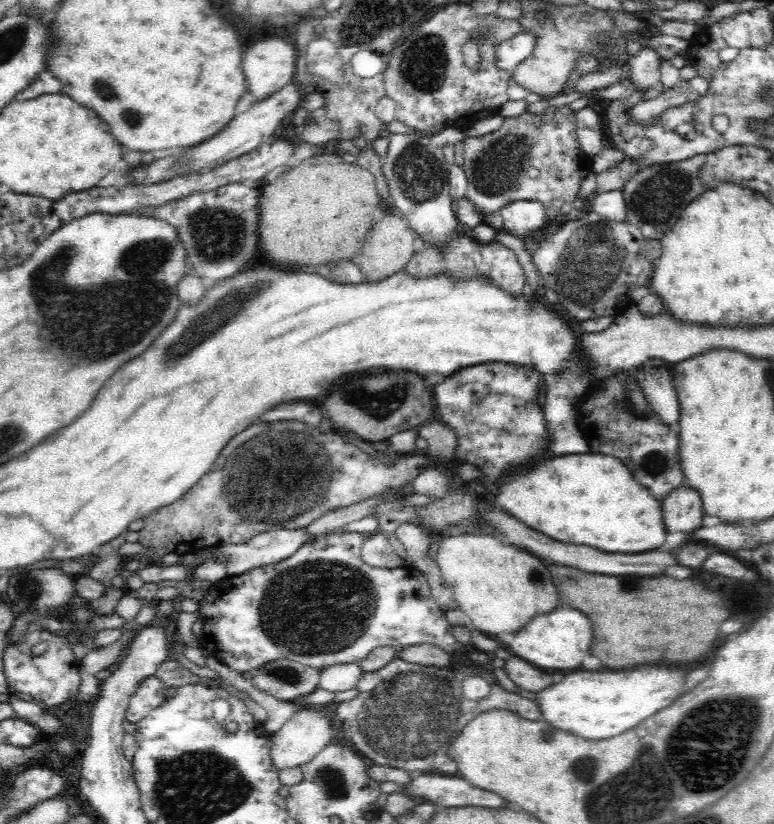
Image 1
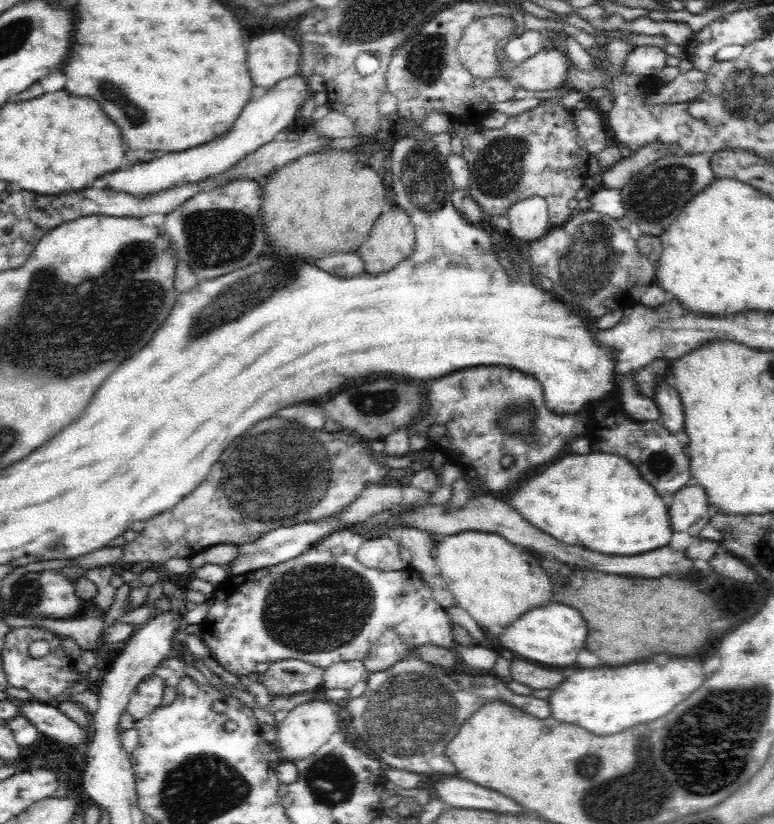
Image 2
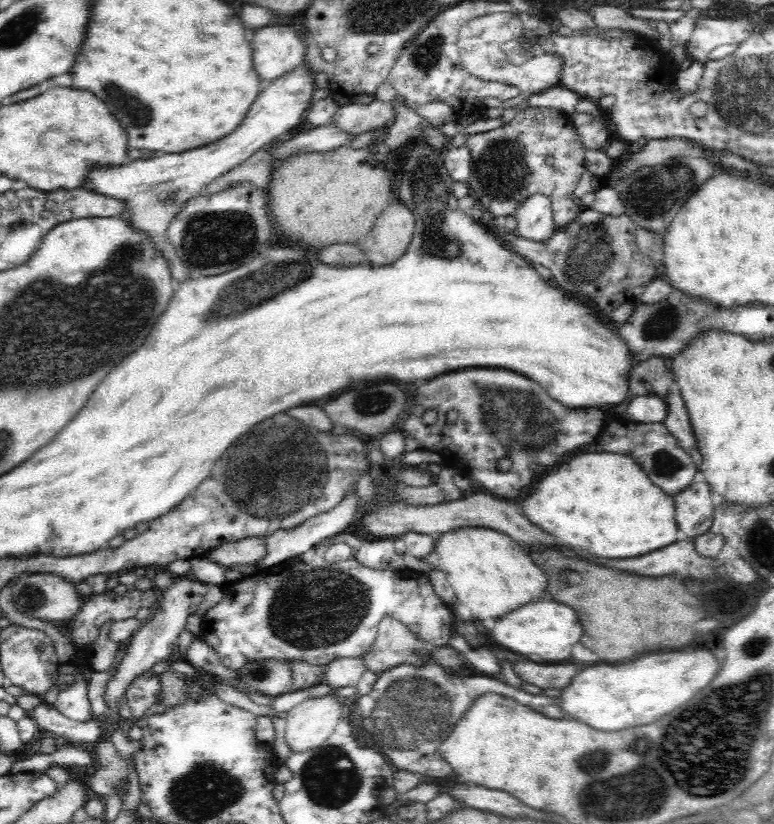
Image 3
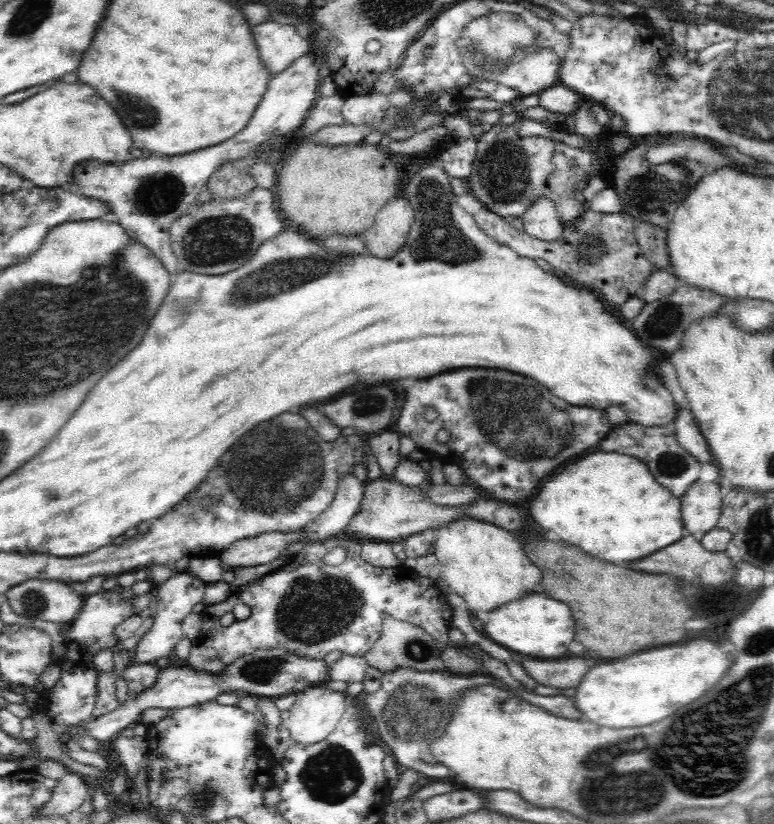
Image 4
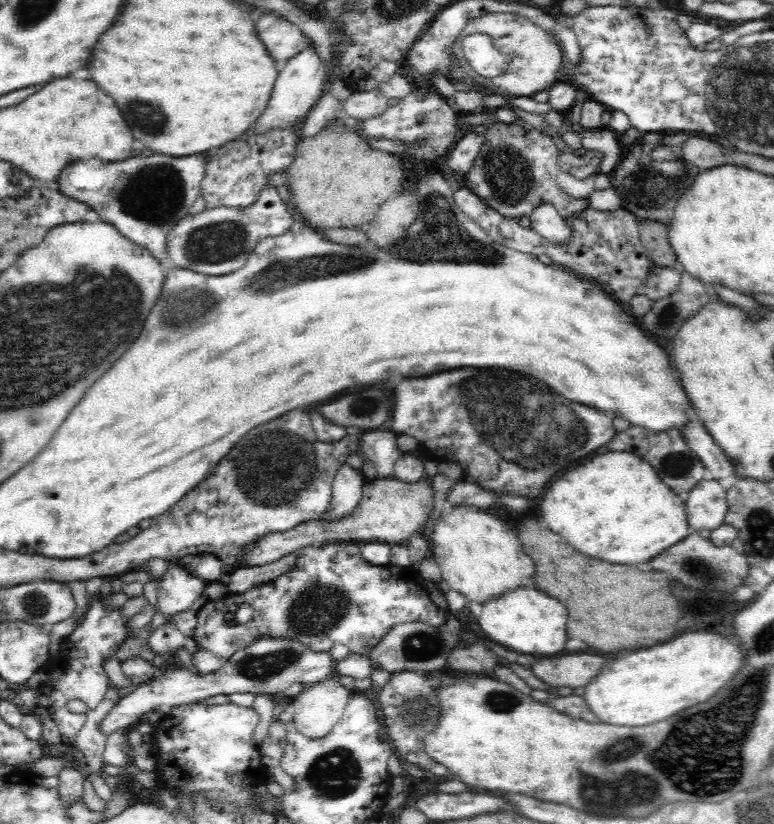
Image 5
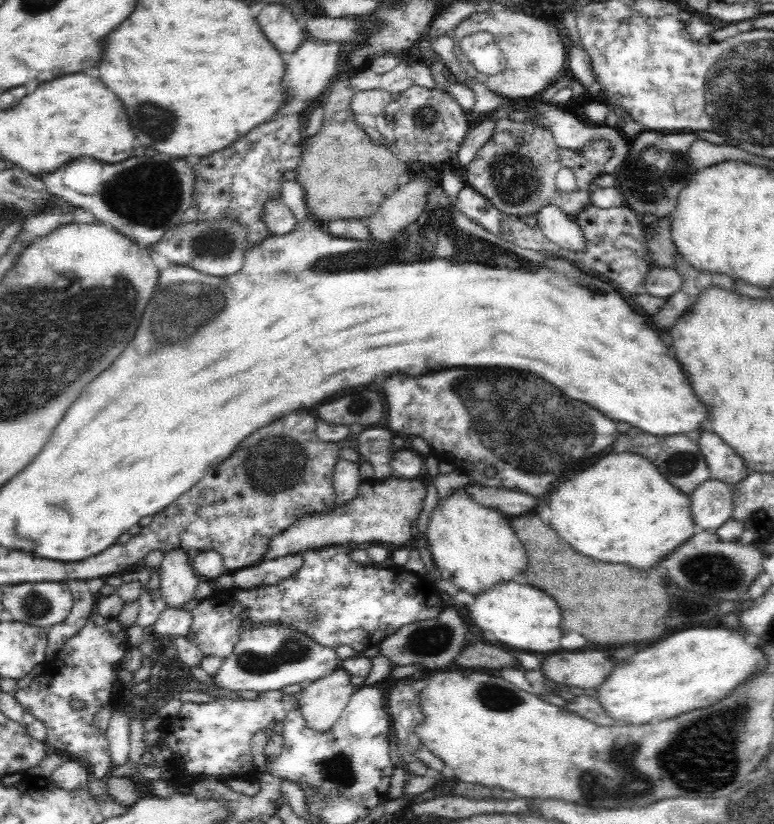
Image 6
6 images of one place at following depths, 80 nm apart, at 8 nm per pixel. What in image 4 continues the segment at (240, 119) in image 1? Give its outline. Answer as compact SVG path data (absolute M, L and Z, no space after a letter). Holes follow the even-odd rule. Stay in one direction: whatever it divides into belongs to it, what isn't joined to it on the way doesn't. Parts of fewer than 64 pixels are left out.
M308 53L294 61L282 74L274 76L246 126L232 138L226 139L226 142L182 156L152 156L124 163L82 162L82 166L74 170L76 180L72 189L76 194L107 202L120 226L134 240L149 248L171 276L176 276L180 270L169 237L171 224L190 208L190 204L205 190L214 172L222 165L241 161L272 137L294 137L298 134L310 107L320 96L318 89L322 79L318 70L315 58Z

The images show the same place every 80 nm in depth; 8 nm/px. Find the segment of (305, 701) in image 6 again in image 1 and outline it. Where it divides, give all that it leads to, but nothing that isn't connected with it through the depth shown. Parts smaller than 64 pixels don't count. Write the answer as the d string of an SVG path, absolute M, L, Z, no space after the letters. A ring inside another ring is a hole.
M306 706L297 710L293 717L270 738L272 746L268 754L272 759L272 765L278 769L278 772L287 768L298 768L310 762L332 740L330 721L326 719L324 712L313 707Z

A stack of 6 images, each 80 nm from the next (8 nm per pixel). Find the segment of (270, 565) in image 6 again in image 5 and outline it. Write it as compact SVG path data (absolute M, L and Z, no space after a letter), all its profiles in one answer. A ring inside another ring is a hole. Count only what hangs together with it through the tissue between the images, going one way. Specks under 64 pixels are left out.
M292 553L264 566L237 566L231 569L231 580L227 584L230 594L244 594L252 586L260 586L278 578L296 564L296 556L296 553Z

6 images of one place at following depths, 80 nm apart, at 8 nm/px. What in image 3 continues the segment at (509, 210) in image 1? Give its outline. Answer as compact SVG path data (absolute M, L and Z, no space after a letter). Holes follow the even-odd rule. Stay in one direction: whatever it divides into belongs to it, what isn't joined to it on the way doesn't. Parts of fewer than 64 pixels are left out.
M536 193L526 198L514 210L513 216L516 221L514 233L524 239L542 242L556 232L550 199L543 194Z

